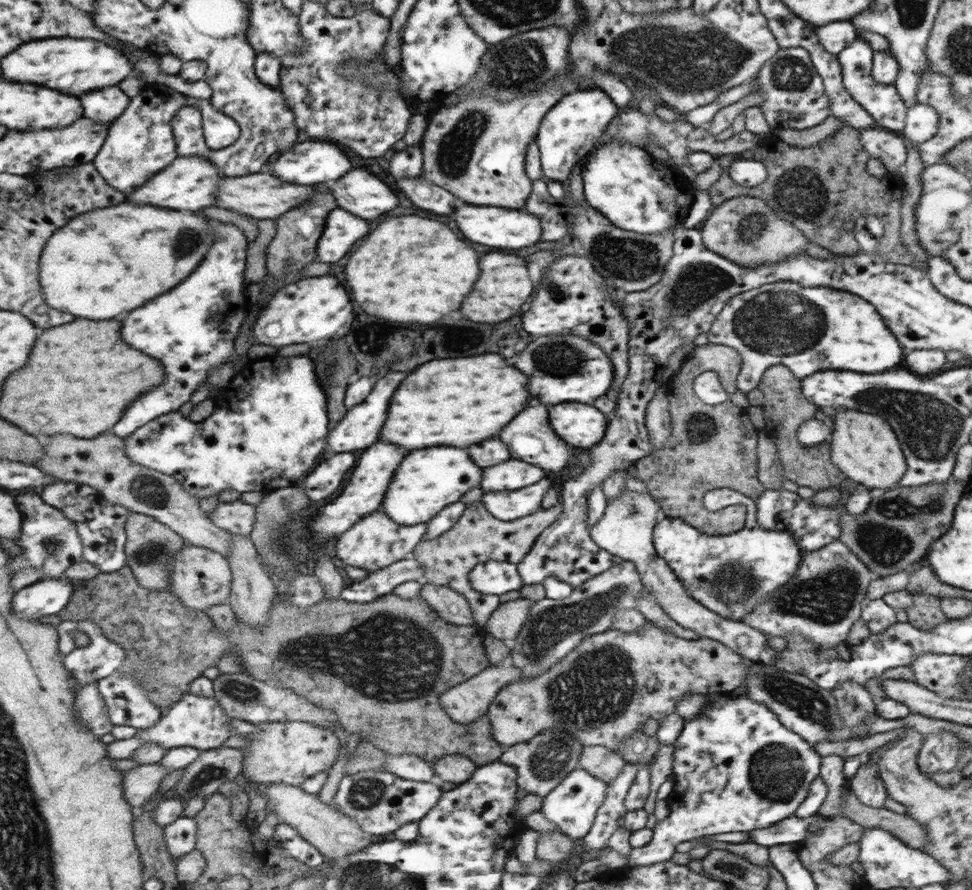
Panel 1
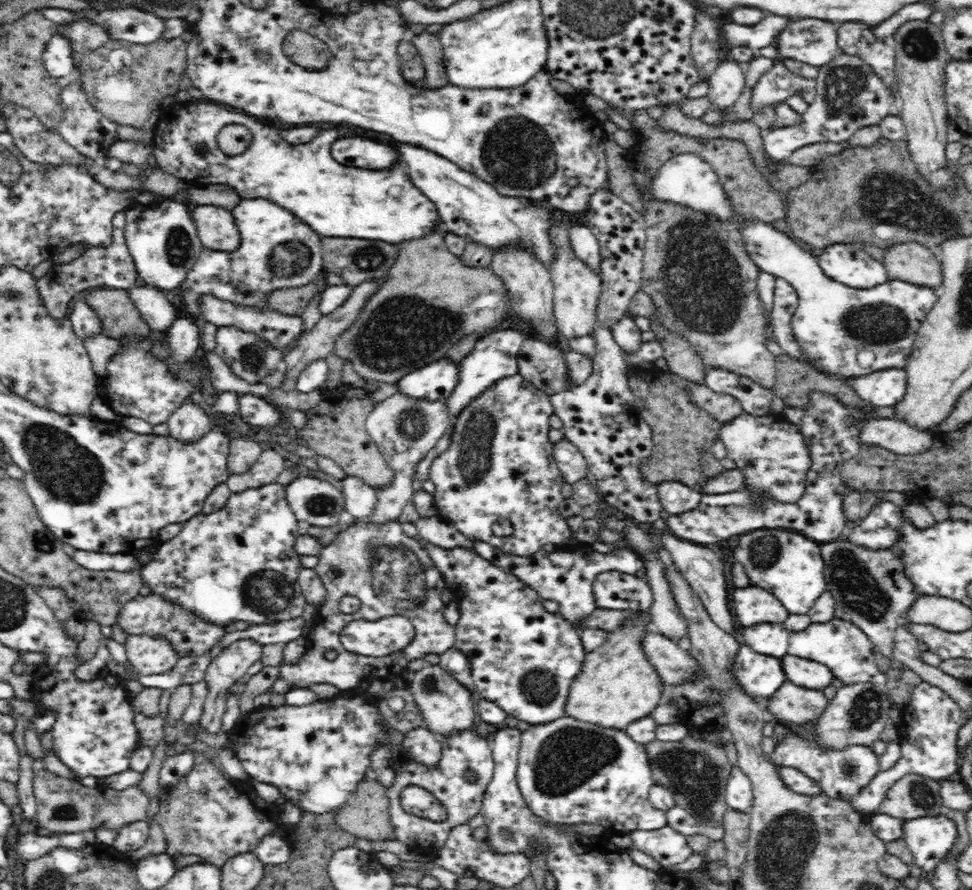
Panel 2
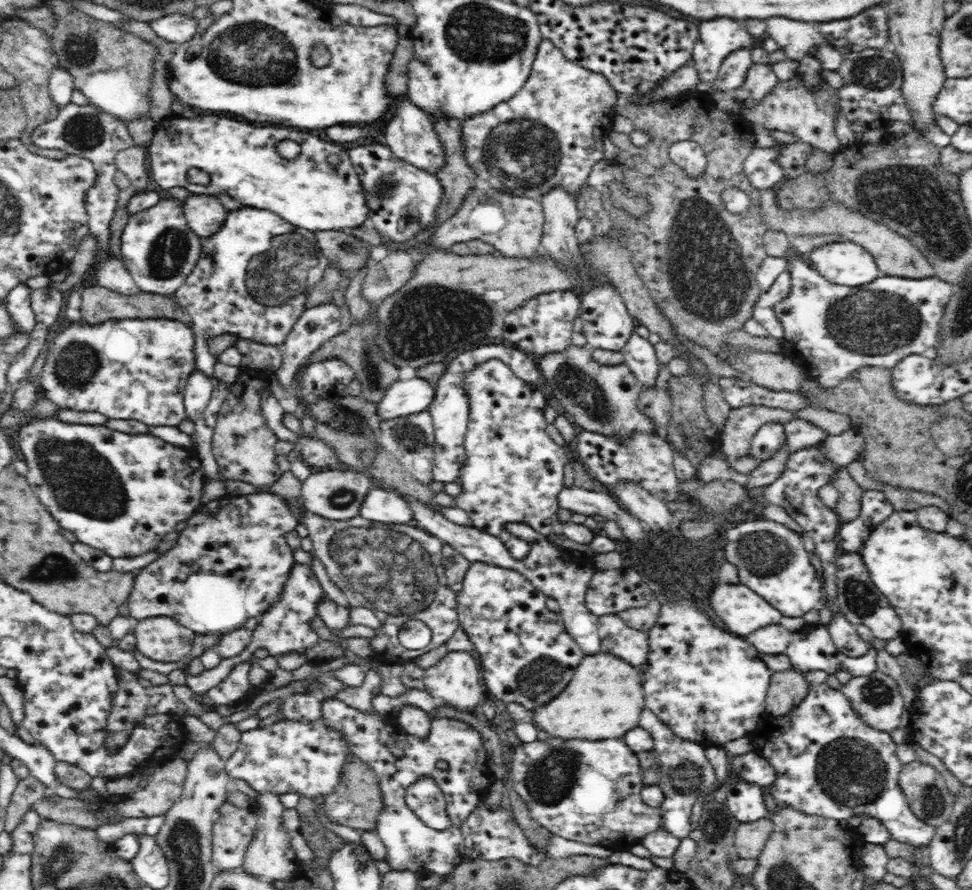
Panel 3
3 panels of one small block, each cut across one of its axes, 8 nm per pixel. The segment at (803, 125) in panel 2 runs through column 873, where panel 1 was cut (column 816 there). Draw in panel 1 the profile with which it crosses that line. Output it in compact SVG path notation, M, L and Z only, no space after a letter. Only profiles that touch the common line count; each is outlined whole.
M799 47L779 49L769 62L763 63L761 70L754 78L755 80L750 79L747 82L754 83L751 93L757 93L757 95L763 97L763 102L757 104L757 107L761 109L764 119L773 133L787 128L797 130L809 128L823 122L829 116L829 101L827 101L827 95L823 91L821 77L815 71L815 67L811 64L811 59L809 59L808 52L805 49Z

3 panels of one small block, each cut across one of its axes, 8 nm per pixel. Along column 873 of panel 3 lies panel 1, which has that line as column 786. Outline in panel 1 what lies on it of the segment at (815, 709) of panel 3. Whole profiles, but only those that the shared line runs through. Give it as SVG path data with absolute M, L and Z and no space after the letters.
M711 694L703 710L682 725L673 742L671 793L664 799L668 814L656 822L653 838L645 847L631 848L626 866L642 867L669 860L676 844L721 832L746 832L770 827L795 814L809 795L810 785L821 774L822 756L814 747L778 721L772 709L747 696Z

